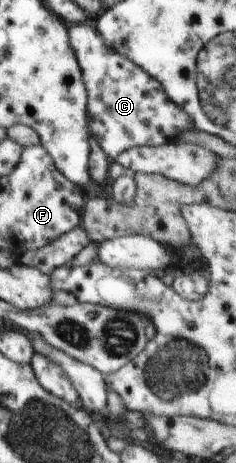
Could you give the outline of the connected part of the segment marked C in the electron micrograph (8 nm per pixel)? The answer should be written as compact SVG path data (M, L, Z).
M93 21L69 25L70 39L88 88L90 134L111 160L133 147L176 142L180 133L196 130L191 116L170 100L163 85L128 56L107 46Z

